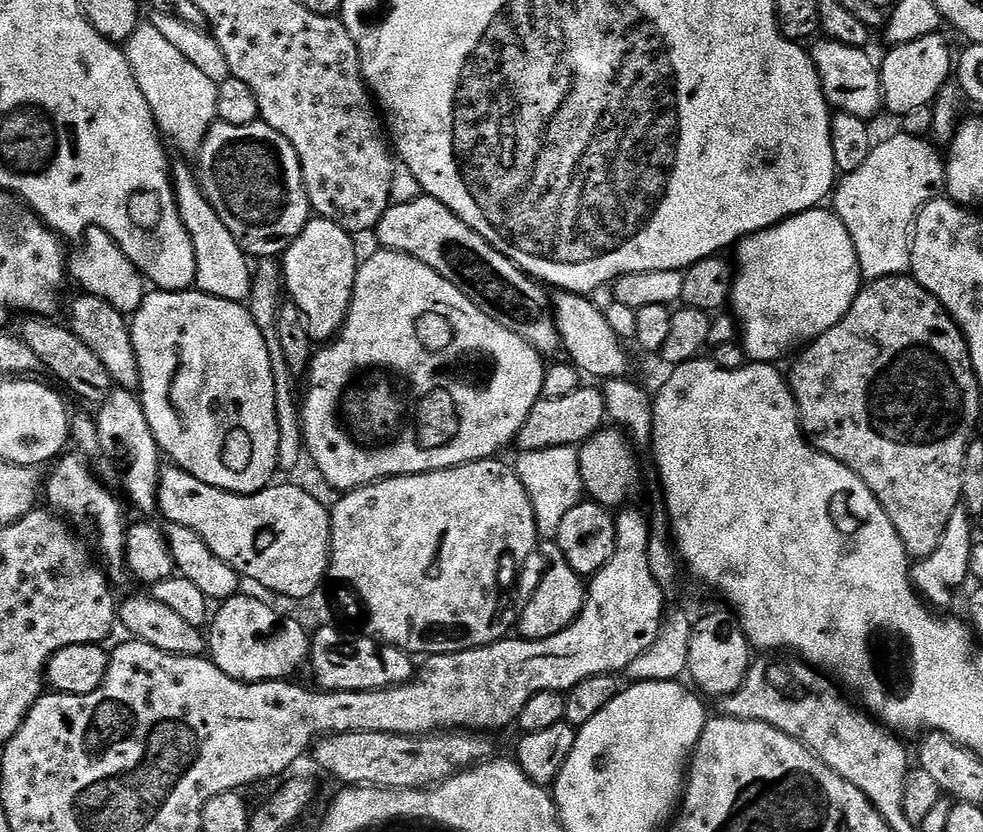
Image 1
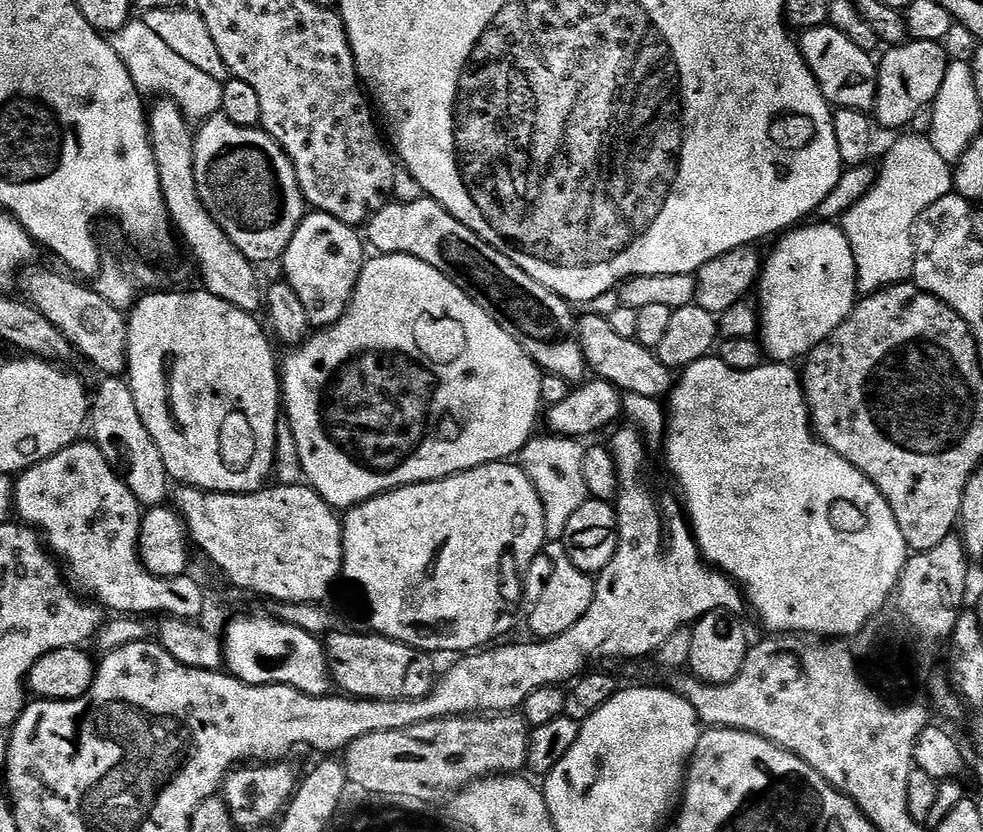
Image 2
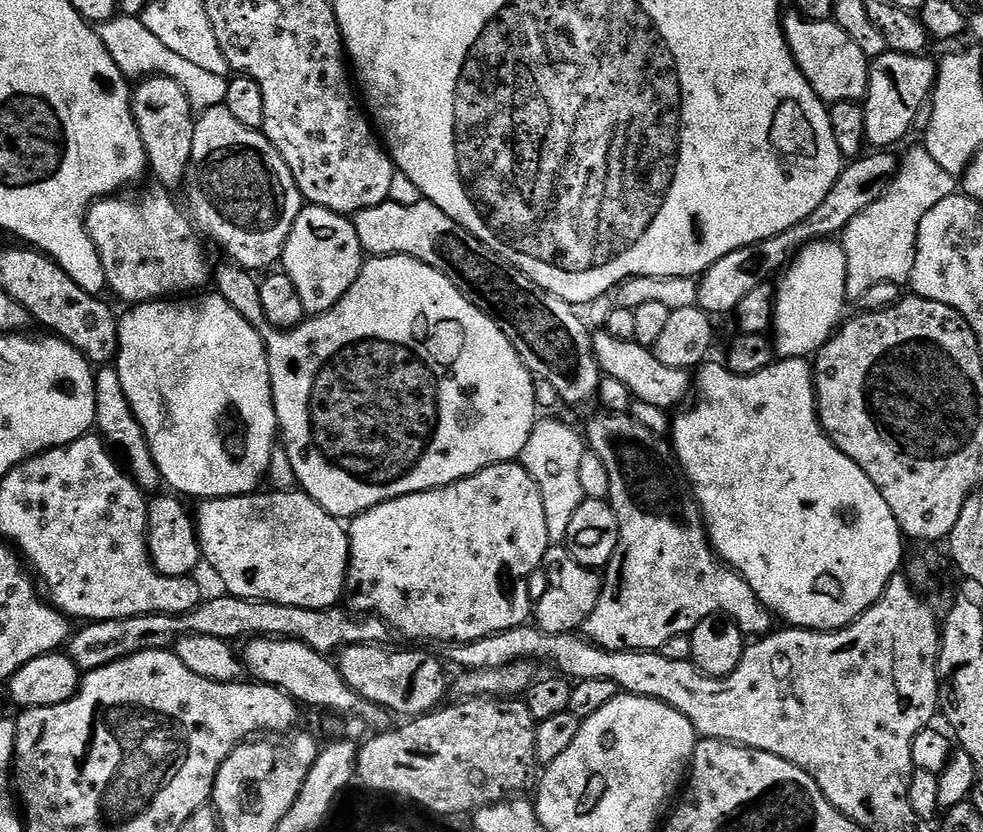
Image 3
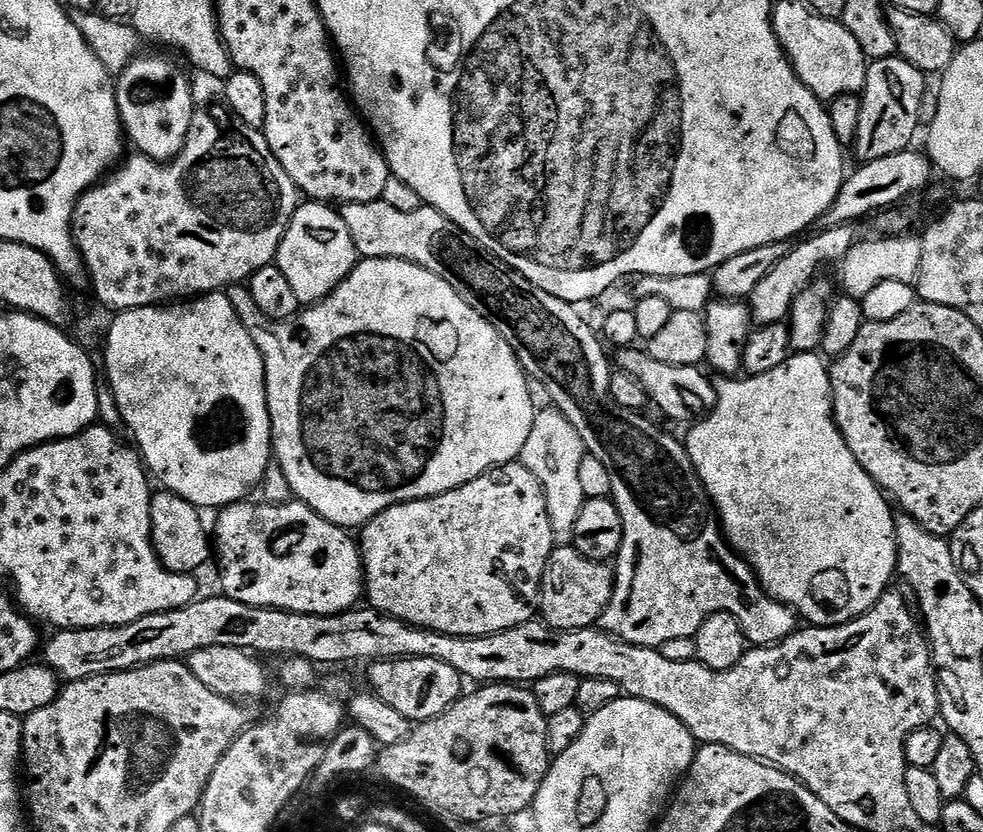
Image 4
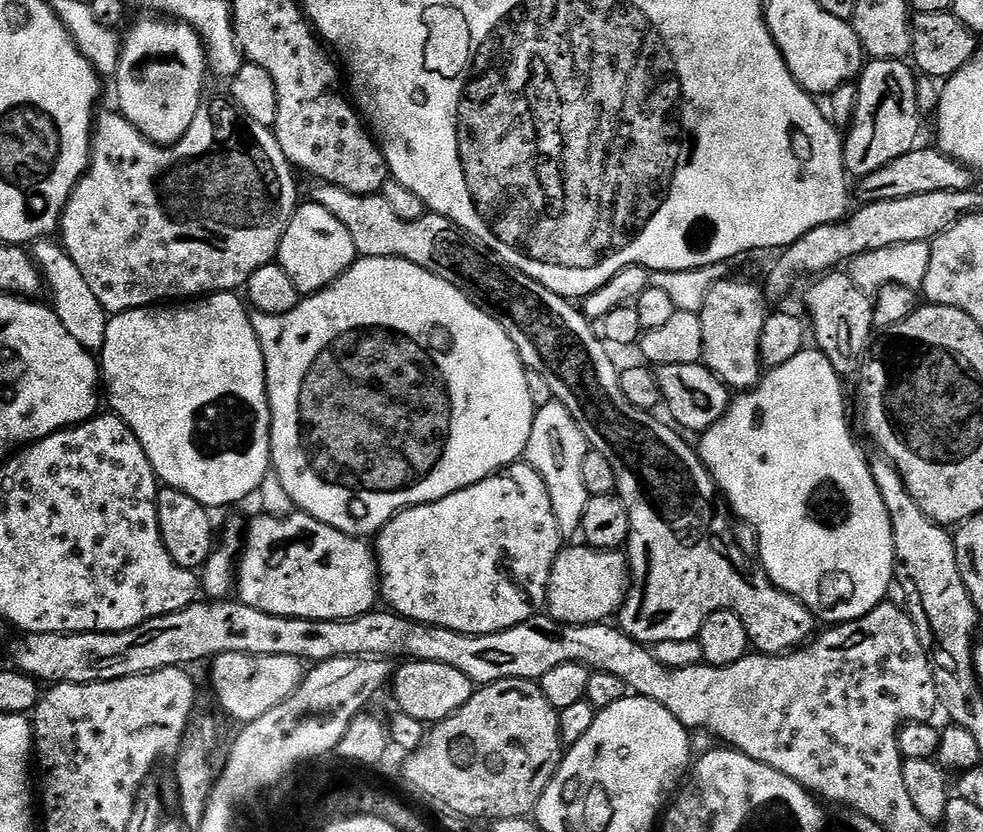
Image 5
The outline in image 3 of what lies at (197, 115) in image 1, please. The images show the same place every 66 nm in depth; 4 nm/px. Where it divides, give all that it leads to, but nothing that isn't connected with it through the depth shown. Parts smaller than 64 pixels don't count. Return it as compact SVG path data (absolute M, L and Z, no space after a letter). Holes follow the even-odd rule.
M117 14L99 25L98 31L106 50L110 50L110 58L114 58L118 70L122 70L122 74L127 76L129 81L136 82L149 76L165 76L176 80L178 86L182 86L190 106L197 113L223 105L229 77L219 77L210 71L202 70L197 64L189 62L181 55L174 54L161 39L150 34L150 31L143 25L141 17Z

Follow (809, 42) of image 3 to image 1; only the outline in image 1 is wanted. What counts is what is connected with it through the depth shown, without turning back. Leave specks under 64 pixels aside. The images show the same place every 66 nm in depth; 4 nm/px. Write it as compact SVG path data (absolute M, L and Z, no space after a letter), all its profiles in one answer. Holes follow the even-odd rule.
M827 38L817 39L810 48L812 61L820 75L820 85L829 105L836 112L854 114L858 118L871 121L872 116L878 115L884 108L884 91L880 81L881 69L877 61L875 64L868 54L865 49L846 46Z

